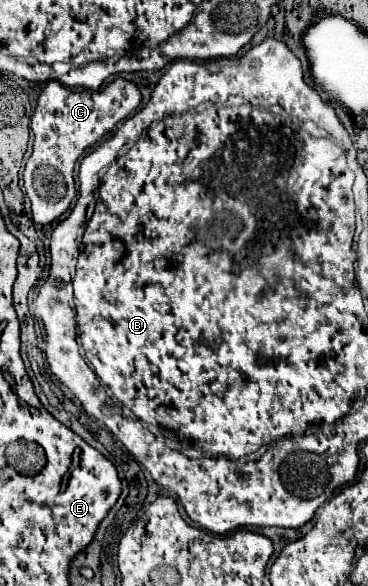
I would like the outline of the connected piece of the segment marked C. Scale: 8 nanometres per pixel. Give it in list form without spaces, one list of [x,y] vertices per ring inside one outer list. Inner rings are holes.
[[[115,78],[107,88],[97,92],[73,90],[57,80],[43,86],[31,118],[33,152],[27,158],[23,172],[23,186],[31,200],[35,224],[51,224],[69,210],[75,198],[75,162],[87,148],[103,140],[105,134],[109,134],[121,120],[131,116],[141,104],[141,98],[139,88],[125,78]]]

